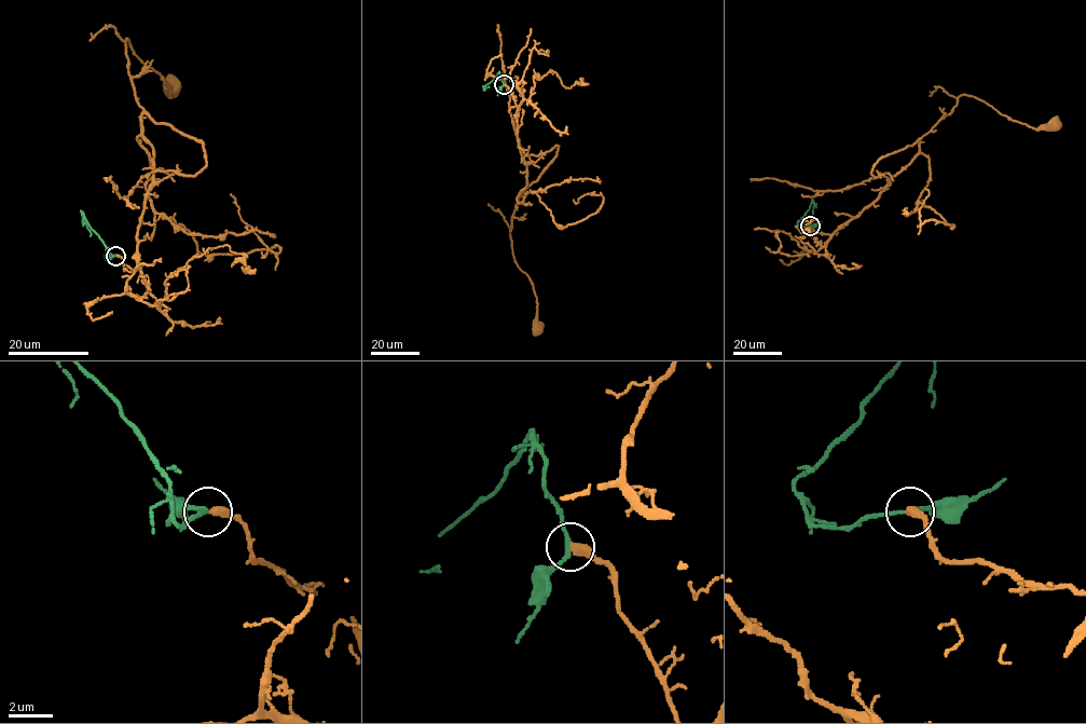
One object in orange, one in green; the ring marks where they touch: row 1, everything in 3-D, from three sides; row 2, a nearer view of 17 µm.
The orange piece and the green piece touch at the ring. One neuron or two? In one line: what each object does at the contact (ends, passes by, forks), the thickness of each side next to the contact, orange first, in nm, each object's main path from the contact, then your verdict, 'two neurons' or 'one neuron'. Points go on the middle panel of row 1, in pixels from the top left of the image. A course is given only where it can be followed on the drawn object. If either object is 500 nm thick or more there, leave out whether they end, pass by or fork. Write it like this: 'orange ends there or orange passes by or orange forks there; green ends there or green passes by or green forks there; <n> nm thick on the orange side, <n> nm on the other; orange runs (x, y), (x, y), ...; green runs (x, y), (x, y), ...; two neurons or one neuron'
orange ends there; green passes by; 400 nm thick on the orange side, 180 nm on the other; orange runs (504, 84), (517, 107), (517, 141), (526, 166), (526, 186), (510, 234), (514, 261), (537, 298), (538, 330); green runs (504, 84), (499, 71), (484, 89), (489, 87); one neuron

